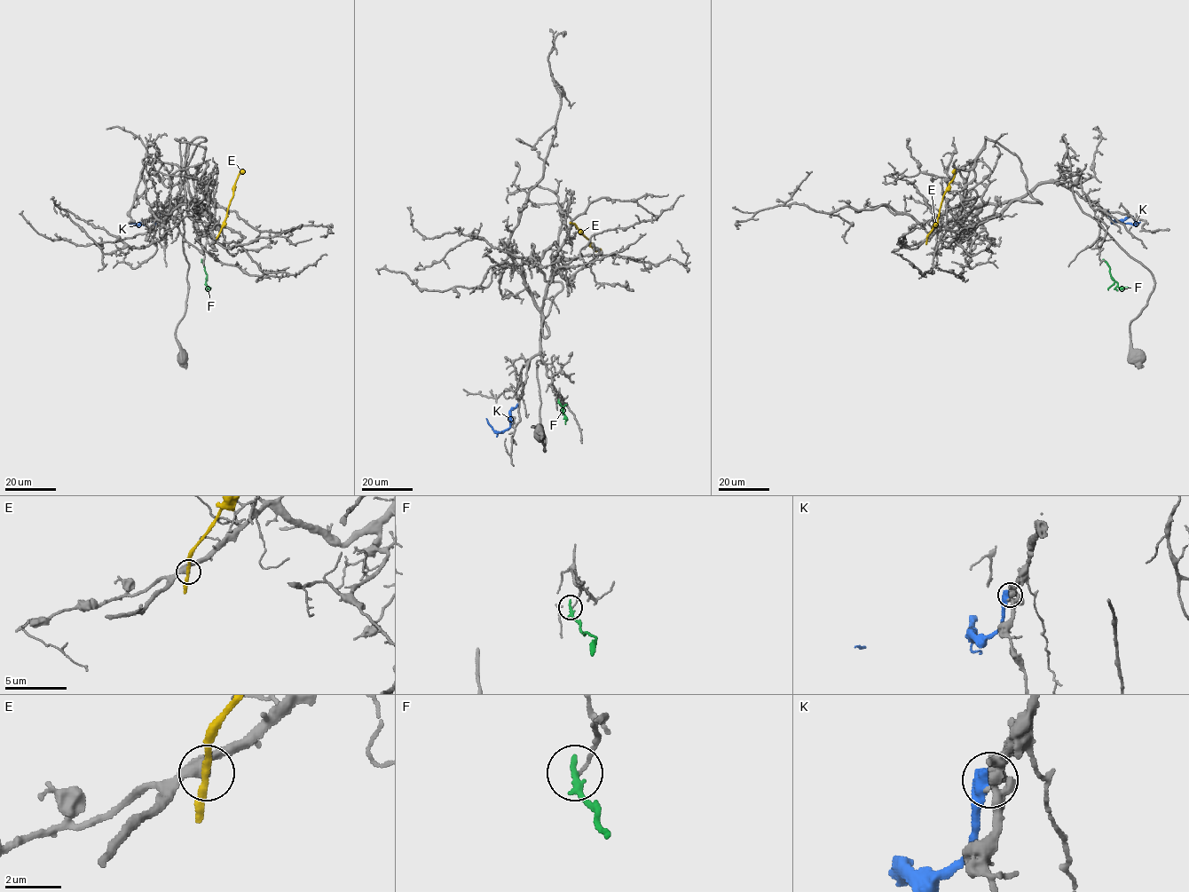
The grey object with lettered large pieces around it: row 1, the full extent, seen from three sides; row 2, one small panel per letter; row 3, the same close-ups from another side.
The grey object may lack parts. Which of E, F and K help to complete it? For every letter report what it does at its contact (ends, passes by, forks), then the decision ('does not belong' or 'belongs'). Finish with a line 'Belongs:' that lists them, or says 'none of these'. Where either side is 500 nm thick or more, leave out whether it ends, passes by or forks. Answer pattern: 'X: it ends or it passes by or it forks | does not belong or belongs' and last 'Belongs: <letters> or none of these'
E: it passes by | does not belong
F: it ends | does not belong
K: does not belong
Belongs: none of these

